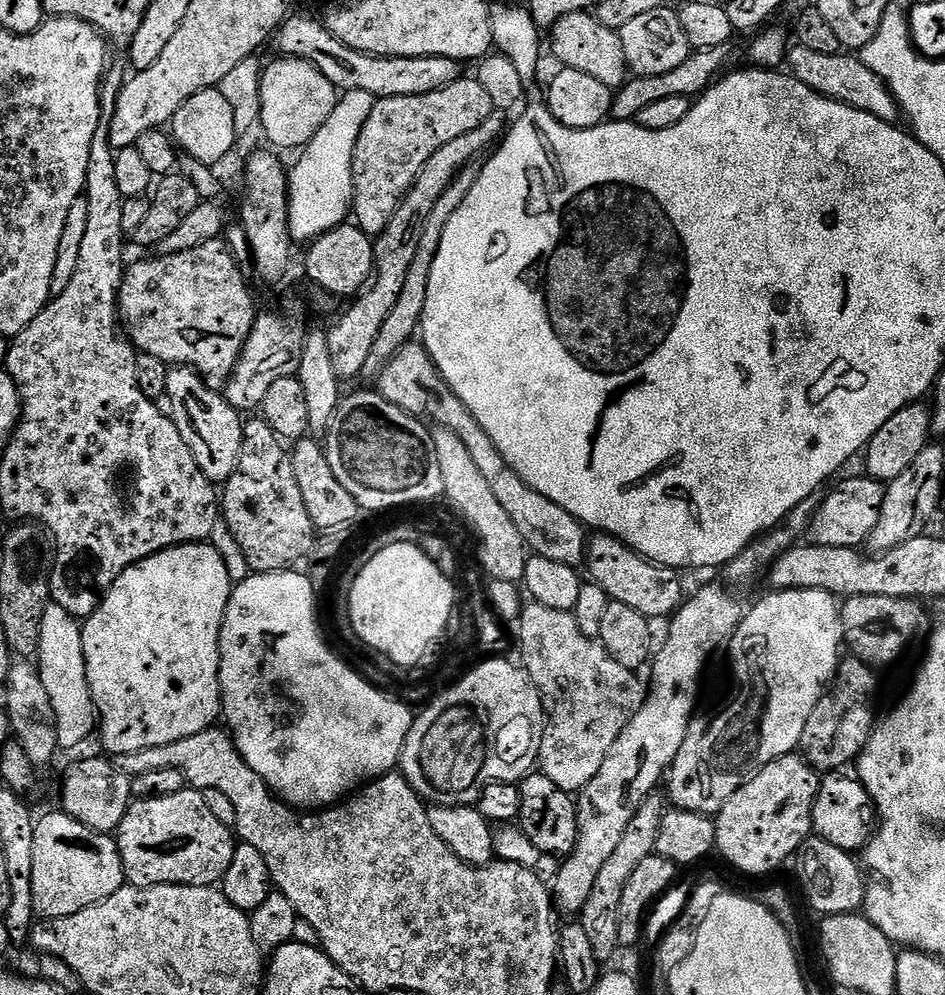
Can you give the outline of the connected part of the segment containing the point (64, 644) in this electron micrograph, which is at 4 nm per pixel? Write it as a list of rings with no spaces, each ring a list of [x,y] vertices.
[[[54,602],[49,603],[42,614],[38,667],[42,686],[46,686],[46,694],[50,694],[50,706],[54,706],[60,748],[76,748],[91,732],[93,735],[97,731],[96,703],[88,685],[81,621]]]

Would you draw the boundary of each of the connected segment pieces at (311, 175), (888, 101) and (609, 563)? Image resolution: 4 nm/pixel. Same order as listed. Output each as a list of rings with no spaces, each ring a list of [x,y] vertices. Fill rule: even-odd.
[[[362,90],[343,93],[336,101],[333,113],[322,124],[322,129],[305,145],[302,156],[289,169],[288,209],[291,236],[295,243],[311,243],[349,219],[354,194],[354,150],[376,101],[375,96]]]
[[[796,44],[789,47],[786,64],[792,67],[789,68],[791,75],[826,98],[848,104],[866,114],[874,114],[874,118],[882,118],[888,124],[896,124],[901,119],[902,113],[894,94],[883,78],[874,74],[859,55],[818,54],[818,50],[806,50],[806,46]]]
[[[596,532],[589,539],[586,553],[586,569],[590,575],[591,583],[602,586],[606,590],[609,601],[617,600],[638,614],[655,618],[655,616],[671,617],[673,612],[680,609],[686,599],[684,584],[680,581],[681,573],[674,568],[667,568],[664,564],[655,564],[641,556],[635,548],[628,547],[617,536],[609,532]]]

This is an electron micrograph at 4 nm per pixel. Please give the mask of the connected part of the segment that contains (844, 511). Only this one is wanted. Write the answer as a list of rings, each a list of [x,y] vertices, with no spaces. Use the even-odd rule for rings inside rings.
[[[867,474],[859,475],[842,481],[824,501],[817,503],[816,513],[808,524],[807,543],[855,549],[867,545],[874,526],[878,526],[878,514],[882,514],[885,485]]]

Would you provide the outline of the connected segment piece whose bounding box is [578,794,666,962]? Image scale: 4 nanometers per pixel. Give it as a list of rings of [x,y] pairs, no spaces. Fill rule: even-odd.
[[[660,794],[648,796],[646,802],[642,802],[638,814],[634,814],[634,818],[630,818],[630,826],[626,826],[626,834],[622,834],[622,842],[618,842],[614,854],[610,854],[606,866],[602,866],[601,872],[598,873],[598,879],[594,881],[594,891],[586,900],[583,912],[579,913],[579,923],[583,924],[586,935],[590,937],[590,943],[594,946],[594,954],[601,962],[608,962],[608,959],[615,954],[616,948],[621,947],[618,938],[618,918],[620,917],[622,892],[626,890],[626,882],[630,882],[635,868],[644,859],[653,856],[656,851],[658,830],[662,826],[662,818],[666,811],[665,797],[661,796]]]

